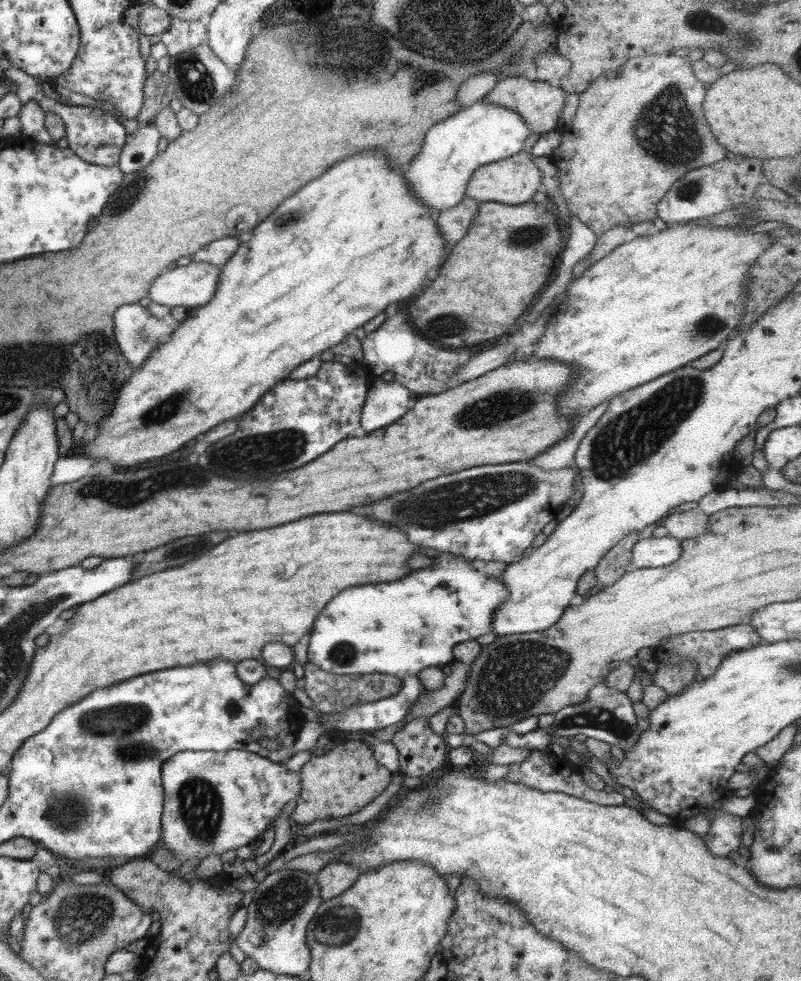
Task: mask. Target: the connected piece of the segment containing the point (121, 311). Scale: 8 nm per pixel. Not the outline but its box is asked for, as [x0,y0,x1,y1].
[112,302,179,368]

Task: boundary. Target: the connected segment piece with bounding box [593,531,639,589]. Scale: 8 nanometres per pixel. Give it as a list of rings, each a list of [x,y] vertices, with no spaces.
[[[631,531],[599,559],[593,568],[598,589],[613,584],[630,568],[631,549],[638,542],[638,536],[639,531]]]

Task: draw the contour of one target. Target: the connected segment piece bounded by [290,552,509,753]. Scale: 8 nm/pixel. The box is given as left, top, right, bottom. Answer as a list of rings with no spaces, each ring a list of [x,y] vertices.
[[[436,552],[431,553],[431,557],[434,557],[435,563],[430,565],[429,567],[424,568],[423,570],[415,570],[415,572],[411,572],[411,574],[407,574],[407,576],[403,576],[401,580],[395,580],[395,582],[387,582],[387,584],[365,584],[365,586],[351,586],[351,588],[345,588],[343,592],[339,592],[333,600],[329,600],[327,602],[327,606],[321,610],[321,614],[315,618],[315,622],[313,622],[313,630],[311,630],[311,636],[309,636],[309,644],[307,644],[306,649],[306,658],[307,662],[311,664],[315,664],[315,666],[319,667],[322,671],[330,672],[333,674],[341,675],[341,674],[365,674],[365,673],[377,673],[377,674],[389,674],[391,676],[395,676],[395,678],[401,681],[401,688],[399,688],[399,692],[397,694],[391,694],[391,696],[387,696],[387,698],[381,698],[381,700],[376,700],[373,702],[366,703],[357,703],[357,705],[353,705],[352,708],[348,708],[348,710],[344,710],[344,712],[327,714],[332,720],[325,720],[320,718],[320,721],[306,721],[302,724],[298,732],[297,739],[295,743],[290,747],[290,750],[293,753],[309,751],[310,749],[315,748],[315,742],[318,740],[318,737],[325,735],[328,731],[330,734],[333,730],[339,730],[339,732],[371,732],[371,730],[381,730],[382,728],[387,728],[387,726],[391,726],[392,724],[397,724],[397,722],[403,720],[403,717],[407,715],[409,712],[409,707],[413,705],[413,701],[417,701],[419,697],[425,695],[427,690],[423,688],[423,684],[419,682],[419,671],[423,670],[423,668],[427,667],[437,667],[441,669],[443,665],[446,665],[449,662],[452,662],[452,648],[458,642],[465,642],[466,640],[475,640],[475,638],[479,636],[483,636],[483,634],[487,634],[491,631],[491,619],[493,619],[493,611],[501,605],[501,601],[505,601],[507,597],[509,597],[509,592],[507,592],[507,588],[505,588],[505,584],[503,584],[503,580],[499,578],[501,575],[501,571],[505,569],[506,564],[502,562],[483,562],[480,560],[465,560],[461,557],[456,557],[451,553],[447,552]]]

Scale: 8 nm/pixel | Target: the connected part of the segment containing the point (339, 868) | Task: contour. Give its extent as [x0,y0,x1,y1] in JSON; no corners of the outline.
[314,860,361,901]

